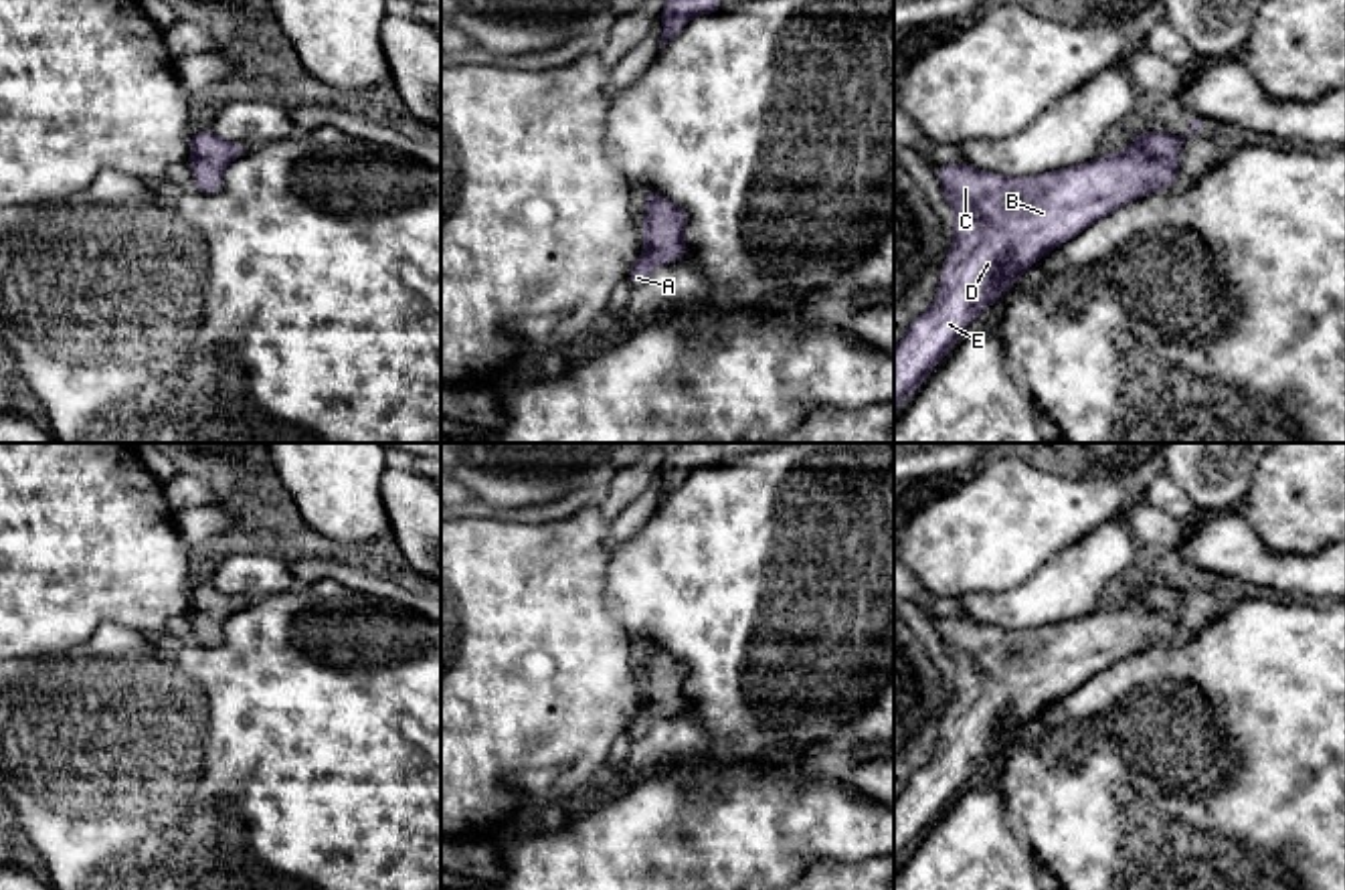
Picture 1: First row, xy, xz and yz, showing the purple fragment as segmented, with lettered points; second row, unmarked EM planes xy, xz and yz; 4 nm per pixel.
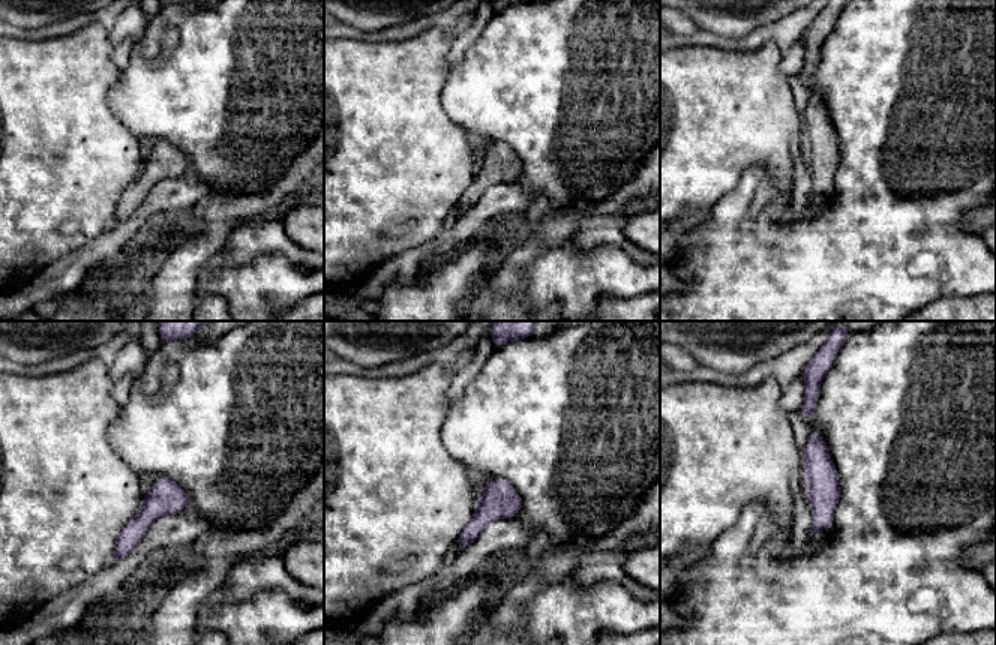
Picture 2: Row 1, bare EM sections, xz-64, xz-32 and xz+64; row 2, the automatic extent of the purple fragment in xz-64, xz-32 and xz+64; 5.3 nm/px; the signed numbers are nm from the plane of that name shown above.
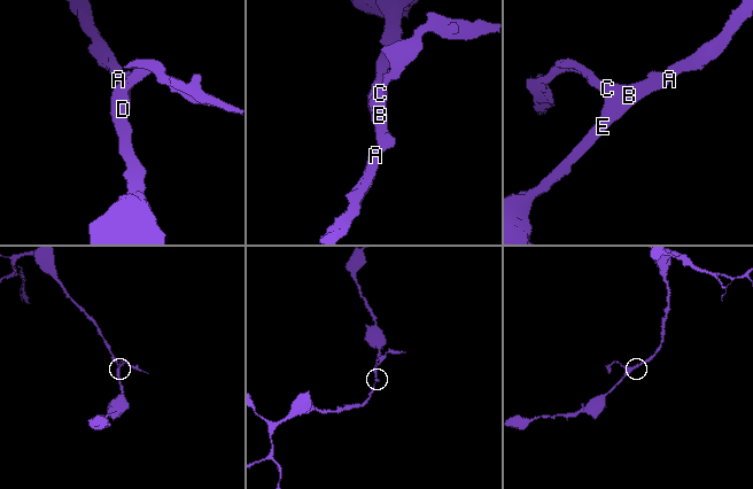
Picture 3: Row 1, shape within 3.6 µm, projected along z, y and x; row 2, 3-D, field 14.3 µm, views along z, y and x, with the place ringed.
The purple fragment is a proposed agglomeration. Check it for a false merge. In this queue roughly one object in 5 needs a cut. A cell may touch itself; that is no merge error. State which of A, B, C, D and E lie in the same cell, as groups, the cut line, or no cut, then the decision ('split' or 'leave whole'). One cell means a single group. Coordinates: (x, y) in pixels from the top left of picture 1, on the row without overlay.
groups A B C D E; cut none; leave whole

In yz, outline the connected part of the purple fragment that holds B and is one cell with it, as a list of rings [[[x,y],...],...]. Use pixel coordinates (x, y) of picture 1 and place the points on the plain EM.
[[[1191,570],[1183,589],[1143,585],[1131,589],[1131,601],[1123,607],[1098,609],[1040,629],[1003,629],[969,617],[938,617],[943,649],[955,663],[955,690],[940,722],[936,752],[912,775],[894,803],[894,864],[965,789],[973,771],[991,761],[1027,720],[1123,657],[1179,635],[1181,597],[1189,587],[1199,587],[1201,576]]]

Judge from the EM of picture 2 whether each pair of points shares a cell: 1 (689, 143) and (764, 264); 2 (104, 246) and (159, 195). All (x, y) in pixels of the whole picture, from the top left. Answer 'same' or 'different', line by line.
1: different
2: same

